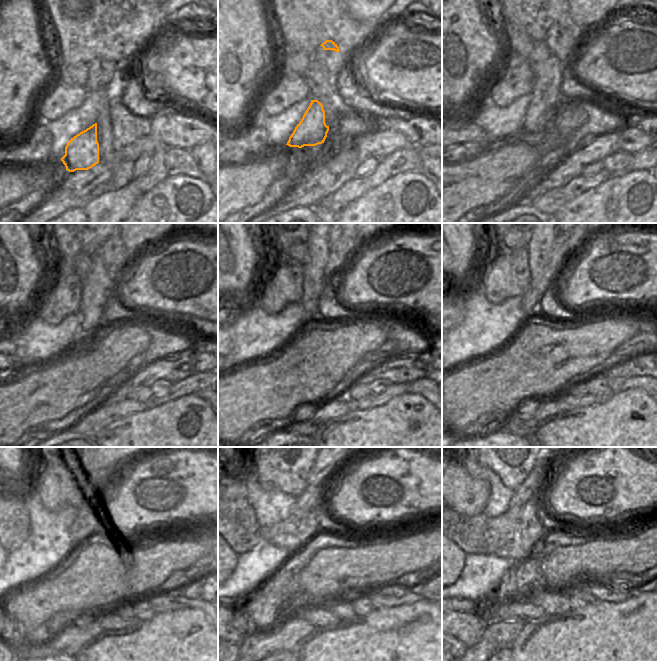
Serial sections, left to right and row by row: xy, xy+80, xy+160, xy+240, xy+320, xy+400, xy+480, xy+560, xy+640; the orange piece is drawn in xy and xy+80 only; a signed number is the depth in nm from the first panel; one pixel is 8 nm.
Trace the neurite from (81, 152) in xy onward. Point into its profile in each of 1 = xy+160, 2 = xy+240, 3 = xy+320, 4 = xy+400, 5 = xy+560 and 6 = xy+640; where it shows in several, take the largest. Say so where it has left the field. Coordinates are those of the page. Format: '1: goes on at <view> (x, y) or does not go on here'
1: goes on at xy+160 (545, 96)
2: goes on at xy+240 (112, 257)
3: goes on at xy+320 (329, 243)
4: goes on at xy+400 (548, 247)
5: does not go on here
6: does not go on here

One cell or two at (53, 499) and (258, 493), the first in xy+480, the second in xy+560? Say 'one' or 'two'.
two

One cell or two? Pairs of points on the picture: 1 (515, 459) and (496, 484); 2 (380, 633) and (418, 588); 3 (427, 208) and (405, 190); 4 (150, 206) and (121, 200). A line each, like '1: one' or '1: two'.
1: two
2: two
3: one
4: two

